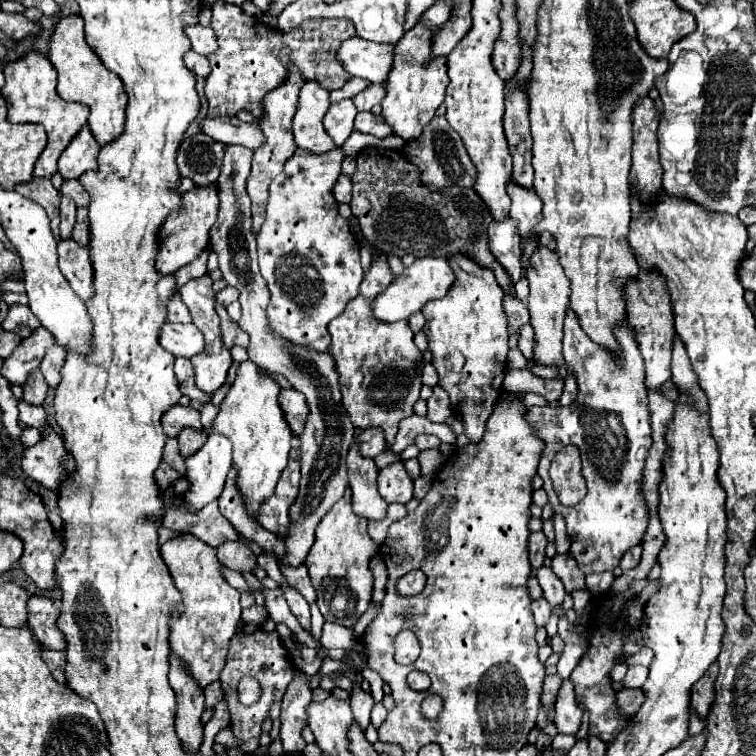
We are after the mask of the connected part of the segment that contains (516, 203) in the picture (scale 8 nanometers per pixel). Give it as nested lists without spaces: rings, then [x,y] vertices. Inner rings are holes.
[[[510,179],[510,183],[508,183],[508,195],[512,199],[510,217],[518,223],[522,239],[528,239],[532,235],[534,225],[542,217],[542,201],[534,191],[524,189],[514,179]]]

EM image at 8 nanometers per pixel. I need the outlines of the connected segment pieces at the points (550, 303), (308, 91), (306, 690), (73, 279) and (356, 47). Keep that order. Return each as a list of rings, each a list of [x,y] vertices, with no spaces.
[[[538,245],[538,249],[528,257],[526,273],[524,277],[530,283],[530,295],[528,295],[528,311],[530,311],[530,323],[536,331],[536,347],[534,347],[534,361],[538,365],[552,365],[562,367],[562,323],[566,309],[570,305],[570,281],[564,275],[562,265],[558,263],[556,251],[550,251],[544,245]]]
[[[306,81],[299,93],[298,111],[292,124],[294,140],[300,149],[308,149],[312,153],[328,153],[330,149],[336,149],[334,141],[322,127],[328,107],[328,91],[316,85],[316,81]]]
[[[294,677],[292,685],[288,685],[286,695],[282,699],[282,715],[280,715],[280,733],[286,754],[302,753],[306,747],[302,739],[302,729],[308,725],[308,705],[310,705],[310,687],[304,677]]]
[[[72,237],[58,241],[58,265],[64,277],[70,281],[72,289],[82,301],[90,299],[92,289],[92,261],[90,247],[82,247]]]
[[[352,37],[338,49],[338,61],[354,77],[368,79],[370,83],[386,83],[394,63],[394,47]]]

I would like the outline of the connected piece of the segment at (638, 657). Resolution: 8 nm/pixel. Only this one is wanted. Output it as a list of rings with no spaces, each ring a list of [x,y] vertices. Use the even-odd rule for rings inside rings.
[[[643,647],[636,654],[629,656],[625,659],[627,665],[643,665],[646,667],[650,667],[654,658],[654,652],[648,648]]]

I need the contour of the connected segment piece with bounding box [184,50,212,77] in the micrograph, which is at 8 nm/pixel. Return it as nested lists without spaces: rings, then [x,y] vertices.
[[[192,50],[184,57],[184,63],[188,63],[190,69],[192,69],[192,73],[196,73],[198,77],[208,77],[210,71],[212,71],[208,59],[202,57],[202,55],[198,55],[198,53],[194,53]]]

